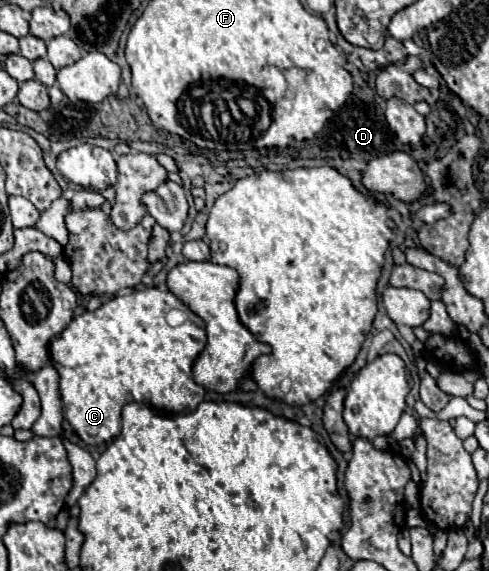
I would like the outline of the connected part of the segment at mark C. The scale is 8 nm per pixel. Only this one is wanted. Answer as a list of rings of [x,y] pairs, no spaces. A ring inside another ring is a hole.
[[[144,287],[112,297],[96,311],[86,311],[74,317],[70,325],[50,341],[50,357],[60,373],[60,395],[66,419],[80,439],[84,439],[88,445],[98,445],[118,437],[122,429],[122,407],[130,401],[142,401],[156,409],[174,413],[192,413],[206,395],[206,389],[198,385],[192,375],[194,361],[204,351],[204,347],[206,323],[168,289]],[[170,309],[182,309],[188,315],[186,323],[170,327],[166,323],[166,313]]]

